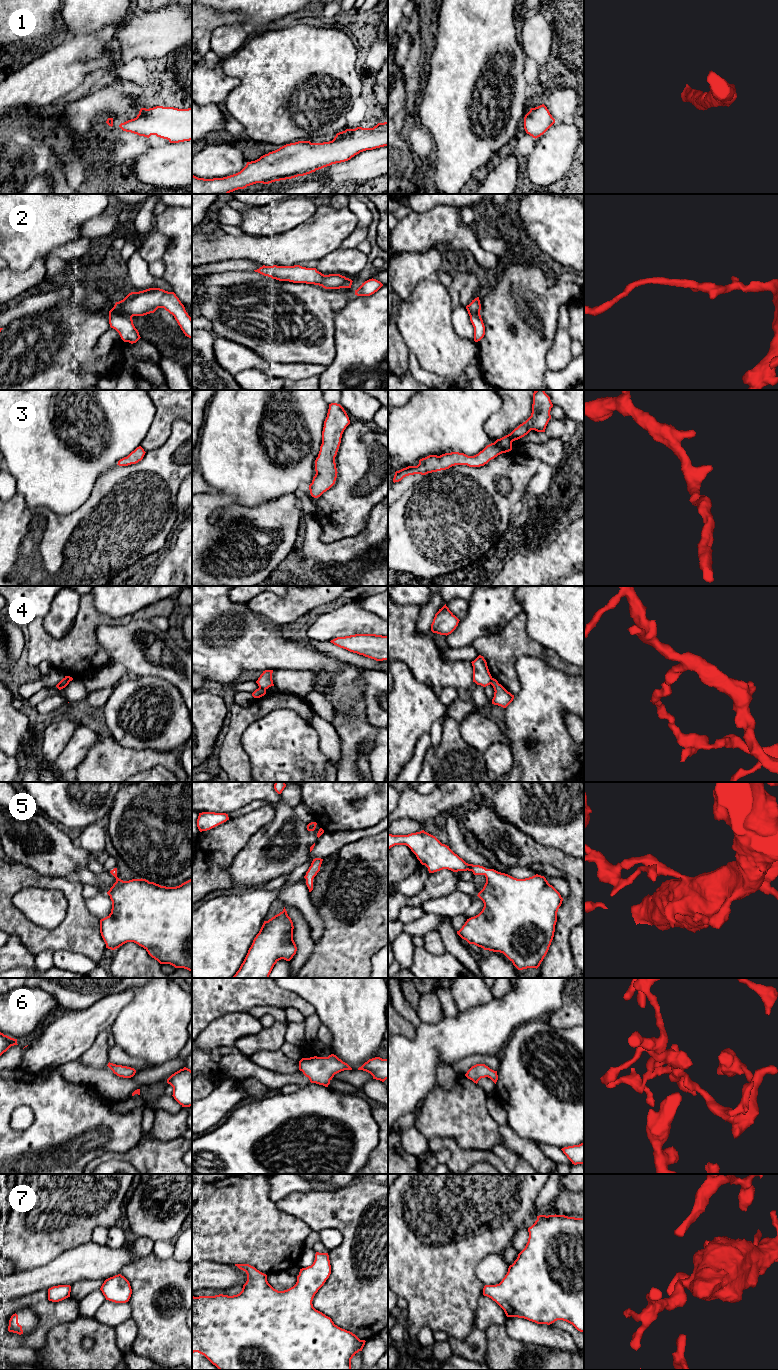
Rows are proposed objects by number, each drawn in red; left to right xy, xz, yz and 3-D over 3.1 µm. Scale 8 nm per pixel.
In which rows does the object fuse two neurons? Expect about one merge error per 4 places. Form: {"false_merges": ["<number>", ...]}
{"false_merges": ["4"]}

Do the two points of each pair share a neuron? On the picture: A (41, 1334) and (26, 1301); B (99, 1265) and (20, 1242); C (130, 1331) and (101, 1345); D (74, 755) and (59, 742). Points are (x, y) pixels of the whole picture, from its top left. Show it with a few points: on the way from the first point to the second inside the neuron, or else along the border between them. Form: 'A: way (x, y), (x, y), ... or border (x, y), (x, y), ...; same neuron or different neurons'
A: way (42, 1325), (42, 1312), (35, 1305); same neuron
B: border (82, 1244), (63, 1251), (52, 1260), (40, 1266); different neurons
C: border (114, 1328), (117, 1347), (124, 1353); different neurons
D: border (78, 727), (64, 750), (50, 763); different neurons

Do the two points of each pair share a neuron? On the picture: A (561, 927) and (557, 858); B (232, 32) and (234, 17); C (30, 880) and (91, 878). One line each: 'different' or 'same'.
A: same
B: different
C: different

